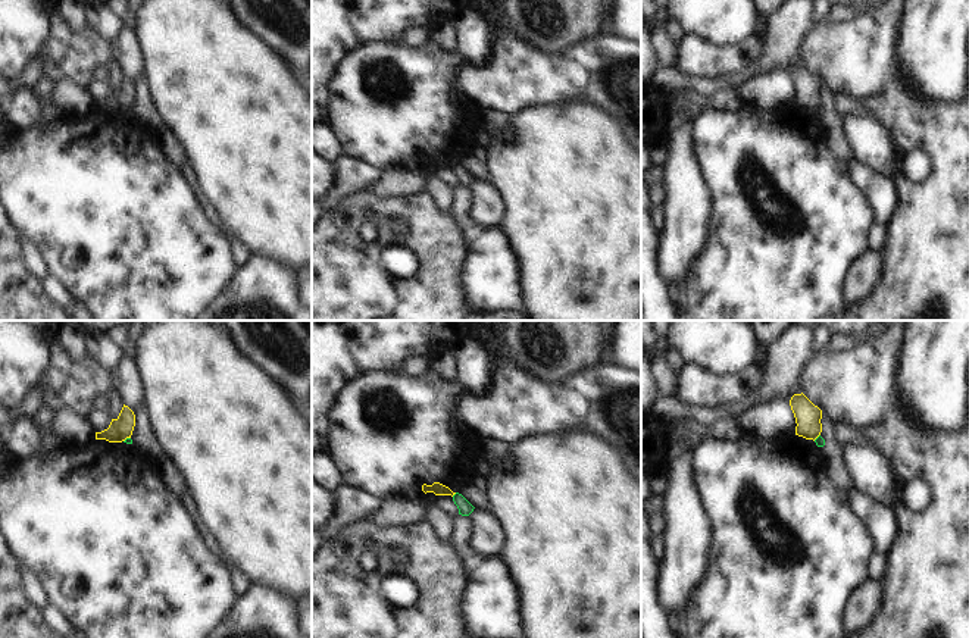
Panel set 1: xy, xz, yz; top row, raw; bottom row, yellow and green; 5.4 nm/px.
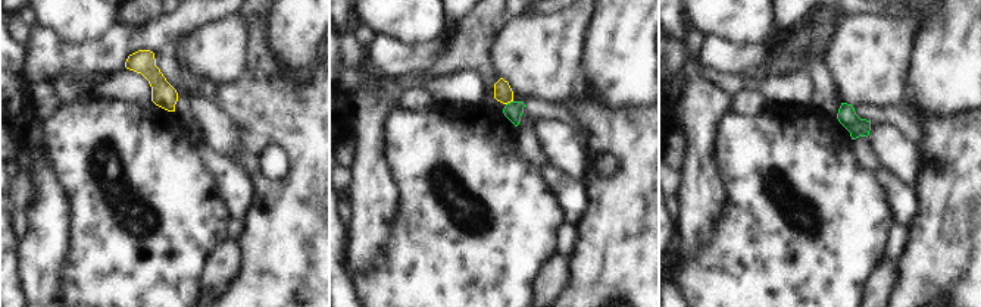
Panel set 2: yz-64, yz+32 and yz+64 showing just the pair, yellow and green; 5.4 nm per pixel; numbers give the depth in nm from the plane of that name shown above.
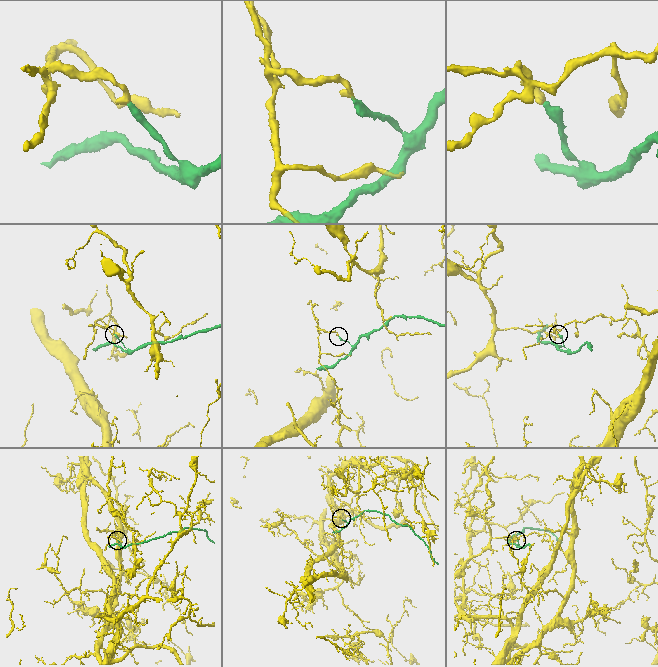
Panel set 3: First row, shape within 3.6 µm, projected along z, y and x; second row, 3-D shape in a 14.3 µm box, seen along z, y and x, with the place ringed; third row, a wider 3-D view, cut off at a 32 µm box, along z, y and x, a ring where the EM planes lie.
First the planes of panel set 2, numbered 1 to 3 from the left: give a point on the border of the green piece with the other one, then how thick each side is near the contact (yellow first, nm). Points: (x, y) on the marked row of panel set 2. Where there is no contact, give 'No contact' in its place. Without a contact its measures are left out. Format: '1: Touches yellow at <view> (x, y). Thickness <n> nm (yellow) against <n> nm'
1: No contact
2: Touches yellow at yz+32 (509, 102). Thickness 100 nm (yellow) against 100 nm
3: No contact

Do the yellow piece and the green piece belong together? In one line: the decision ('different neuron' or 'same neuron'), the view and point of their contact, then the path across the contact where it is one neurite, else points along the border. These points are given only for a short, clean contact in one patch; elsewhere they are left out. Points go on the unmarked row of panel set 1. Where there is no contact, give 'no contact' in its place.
different neuron; meets yellow in xz at (453, 165); border along xz (456, 163), (452, 166)

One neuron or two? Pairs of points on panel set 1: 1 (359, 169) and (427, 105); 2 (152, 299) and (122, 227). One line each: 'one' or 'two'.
1: two
2: one

